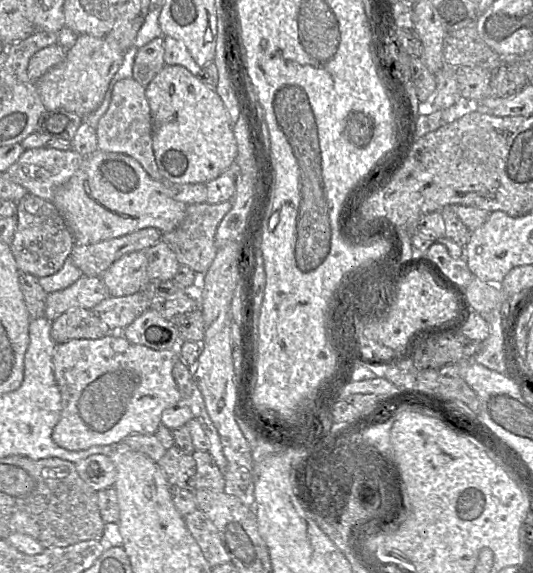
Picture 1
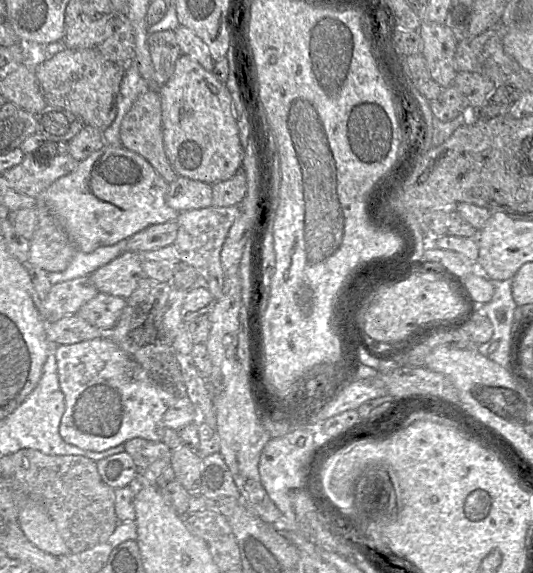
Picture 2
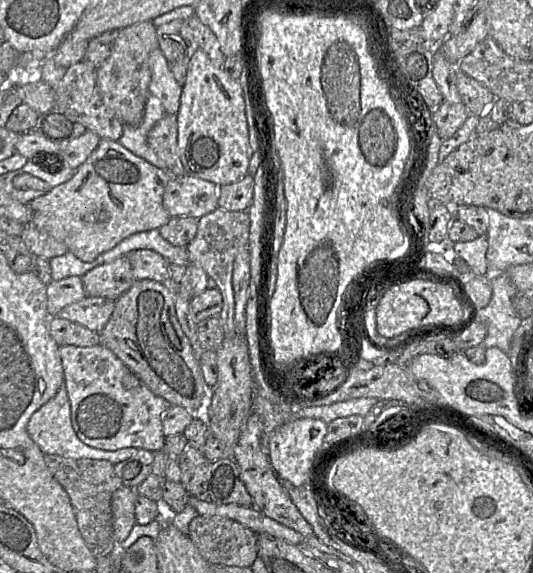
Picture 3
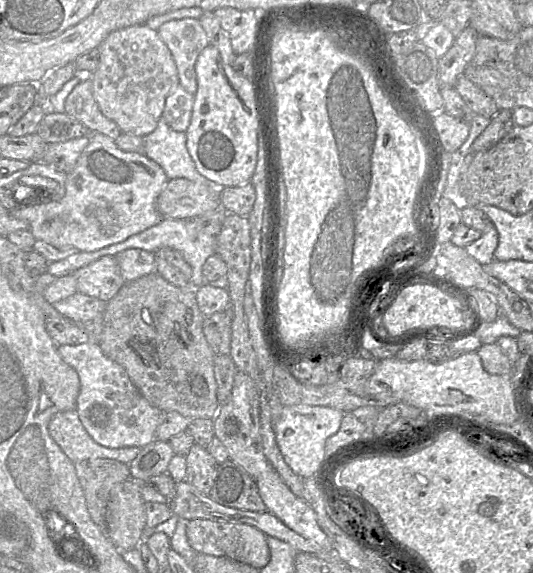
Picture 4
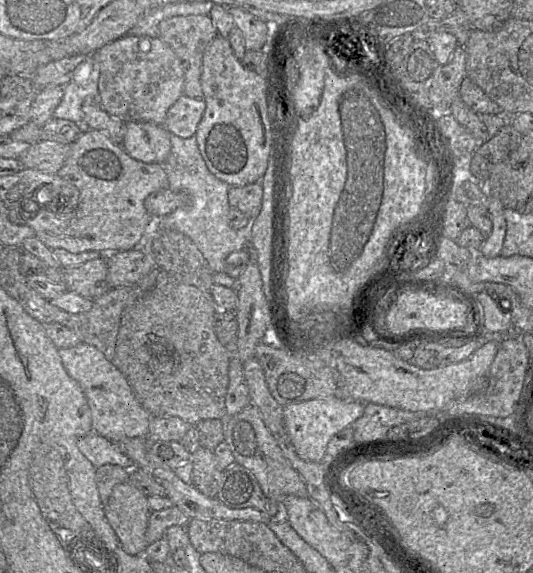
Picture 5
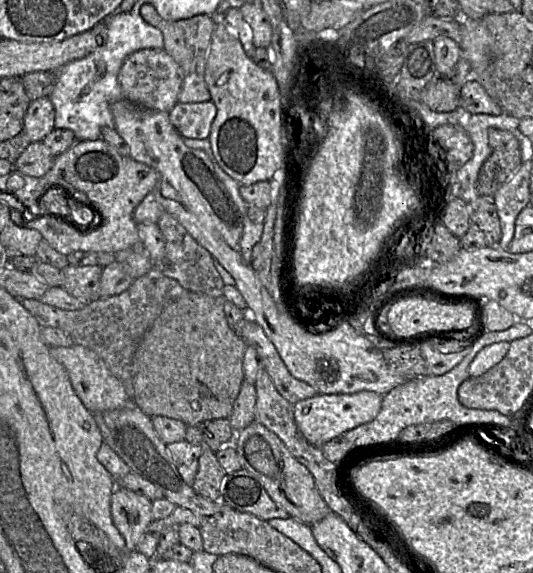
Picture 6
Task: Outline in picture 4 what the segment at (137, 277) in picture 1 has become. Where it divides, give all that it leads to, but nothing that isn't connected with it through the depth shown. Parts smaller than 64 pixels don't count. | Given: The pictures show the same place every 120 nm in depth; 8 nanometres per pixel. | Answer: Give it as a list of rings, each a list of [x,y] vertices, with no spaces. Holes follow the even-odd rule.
[[[103,256],[72,275],[78,293],[103,302],[111,300],[125,284],[116,256]]]

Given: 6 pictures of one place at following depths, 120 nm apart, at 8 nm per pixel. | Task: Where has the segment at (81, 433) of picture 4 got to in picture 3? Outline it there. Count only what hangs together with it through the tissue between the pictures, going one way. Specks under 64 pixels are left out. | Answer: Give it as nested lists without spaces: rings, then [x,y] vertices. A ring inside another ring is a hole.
[[[64,383],[53,398],[43,404],[31,415],[26,426],[26,430],[30,438],[40,447],[44,454],[59,455],[73,459],[102,459],[107,460],[114,465],[130,458],[137,452],[137,448],[133,447],[108,451],[93,448],[84,444],[78,438],[72,427],[71,406]]]

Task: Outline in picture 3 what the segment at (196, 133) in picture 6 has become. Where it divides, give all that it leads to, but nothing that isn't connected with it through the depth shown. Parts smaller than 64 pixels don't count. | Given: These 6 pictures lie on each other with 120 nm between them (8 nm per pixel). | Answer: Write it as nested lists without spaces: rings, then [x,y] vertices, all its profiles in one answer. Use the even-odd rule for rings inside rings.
[[[160,48],[151,52],[149,64],[150,94],[159,99],[166,114],[176,115],[180,108],[182,86],[175,79]]]

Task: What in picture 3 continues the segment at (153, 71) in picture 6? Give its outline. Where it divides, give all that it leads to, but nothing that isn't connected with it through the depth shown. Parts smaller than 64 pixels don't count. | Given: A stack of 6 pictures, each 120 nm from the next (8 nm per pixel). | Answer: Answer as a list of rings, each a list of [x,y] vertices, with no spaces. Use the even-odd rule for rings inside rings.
[[[152,21],[139,22],[118,31],[110,56],[97,68],[97,85],[104,103],[113,110],[116,117],[124,124],[135,126],[143,119],[146,102],[151,95],[151,68],[149,57],[155,48],[159,48],[156,27]]]

